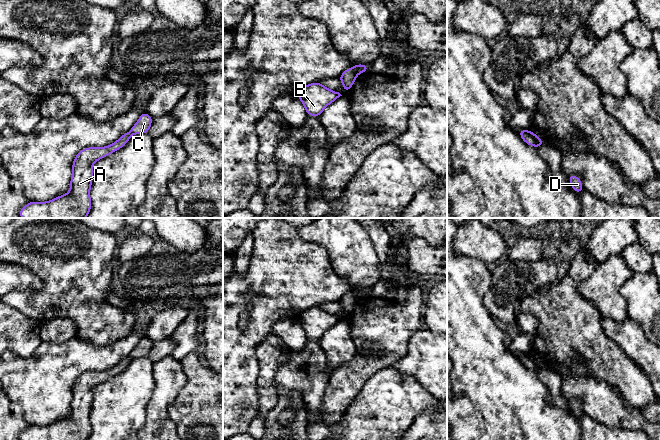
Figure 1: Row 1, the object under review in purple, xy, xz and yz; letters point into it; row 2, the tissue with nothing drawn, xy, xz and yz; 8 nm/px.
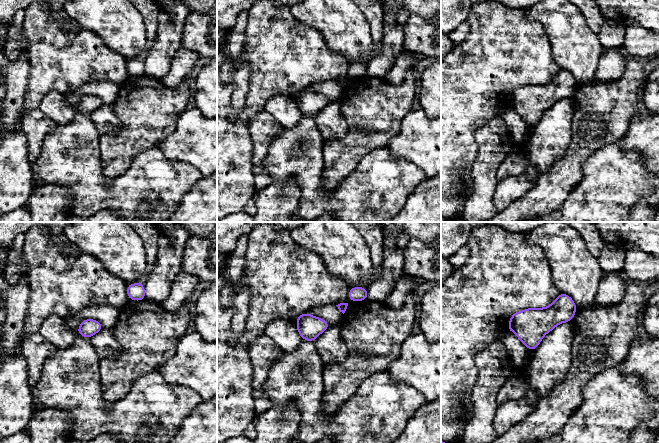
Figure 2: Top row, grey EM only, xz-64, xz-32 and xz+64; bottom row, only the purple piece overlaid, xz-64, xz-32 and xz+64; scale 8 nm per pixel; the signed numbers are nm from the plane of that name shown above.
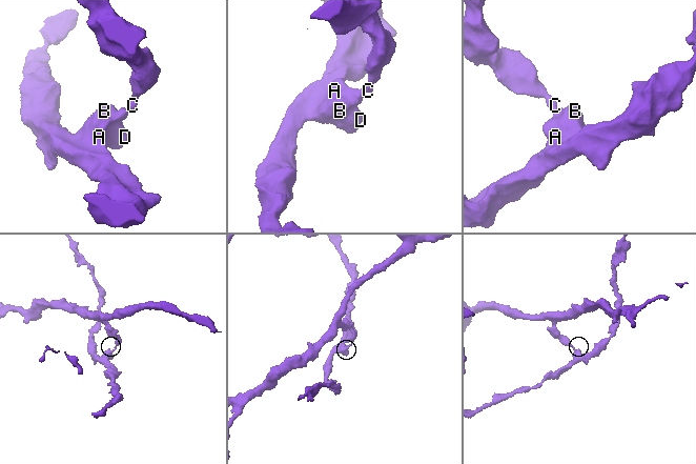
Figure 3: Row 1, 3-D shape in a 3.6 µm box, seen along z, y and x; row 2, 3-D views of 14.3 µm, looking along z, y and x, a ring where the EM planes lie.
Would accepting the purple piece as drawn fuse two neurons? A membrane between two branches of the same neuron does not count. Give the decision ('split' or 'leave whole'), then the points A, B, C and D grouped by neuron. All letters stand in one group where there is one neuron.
split; groups A B D / C

